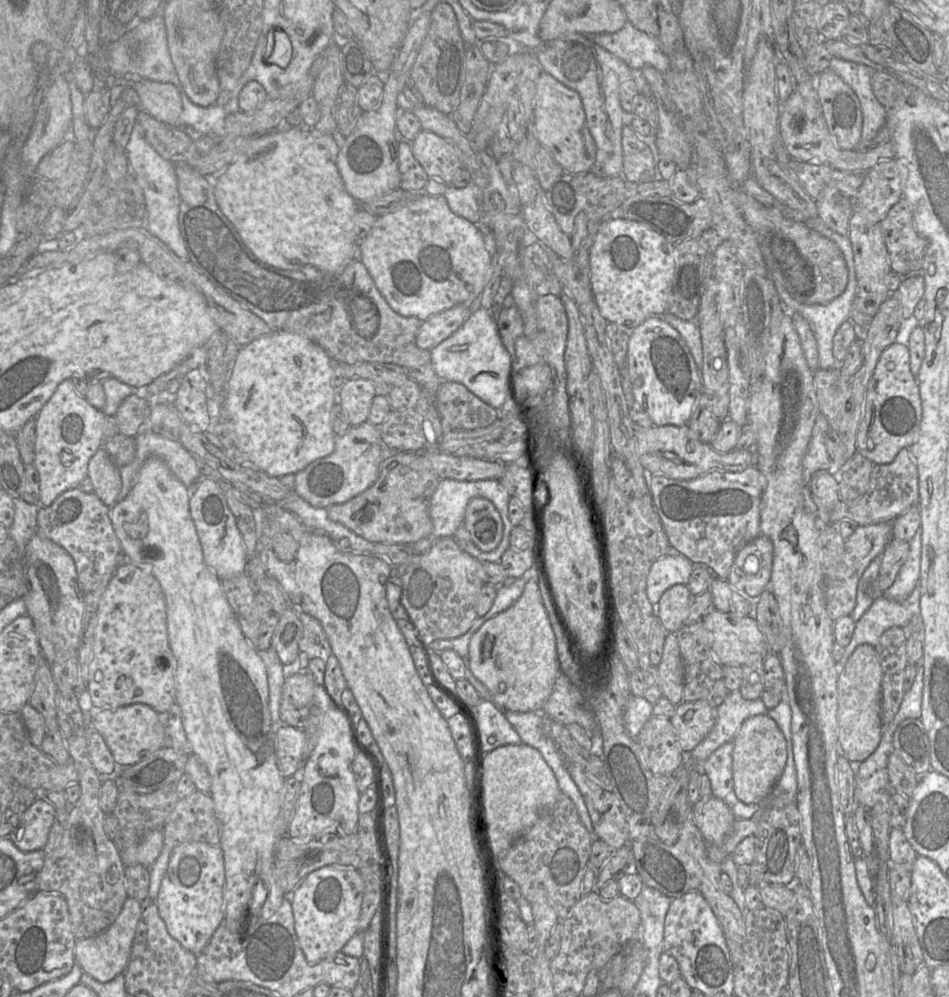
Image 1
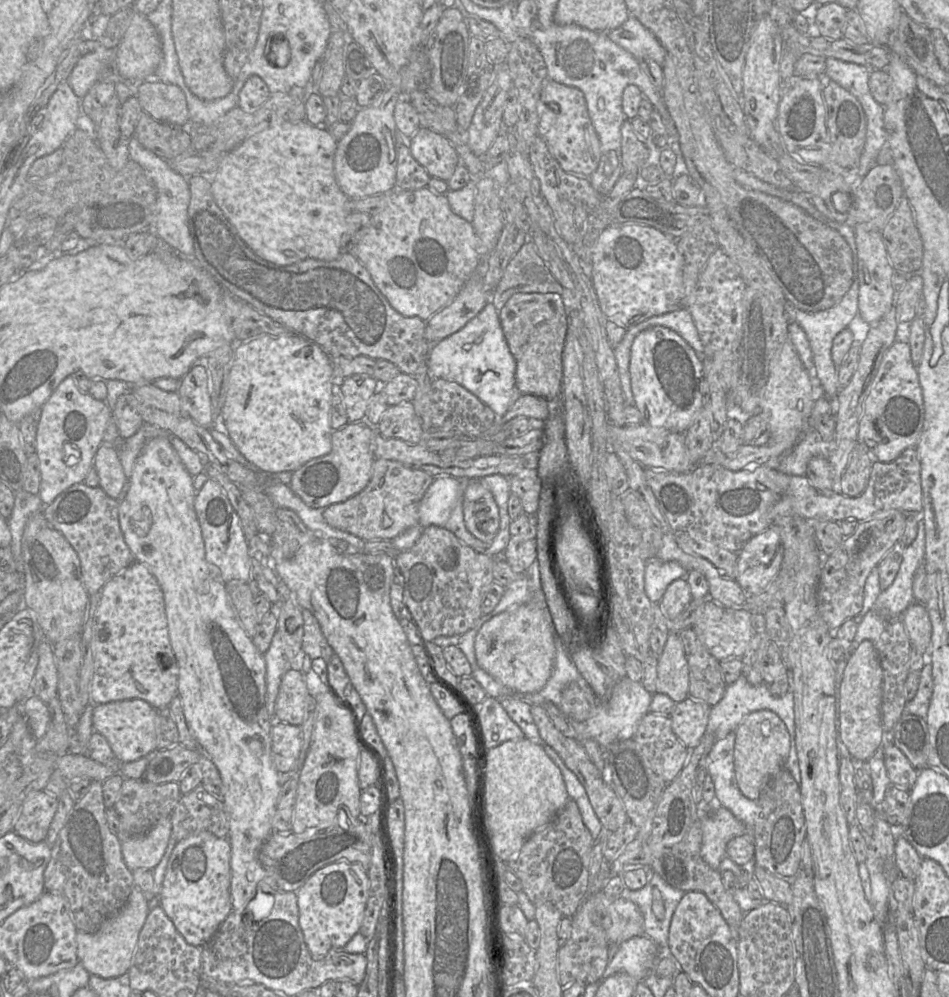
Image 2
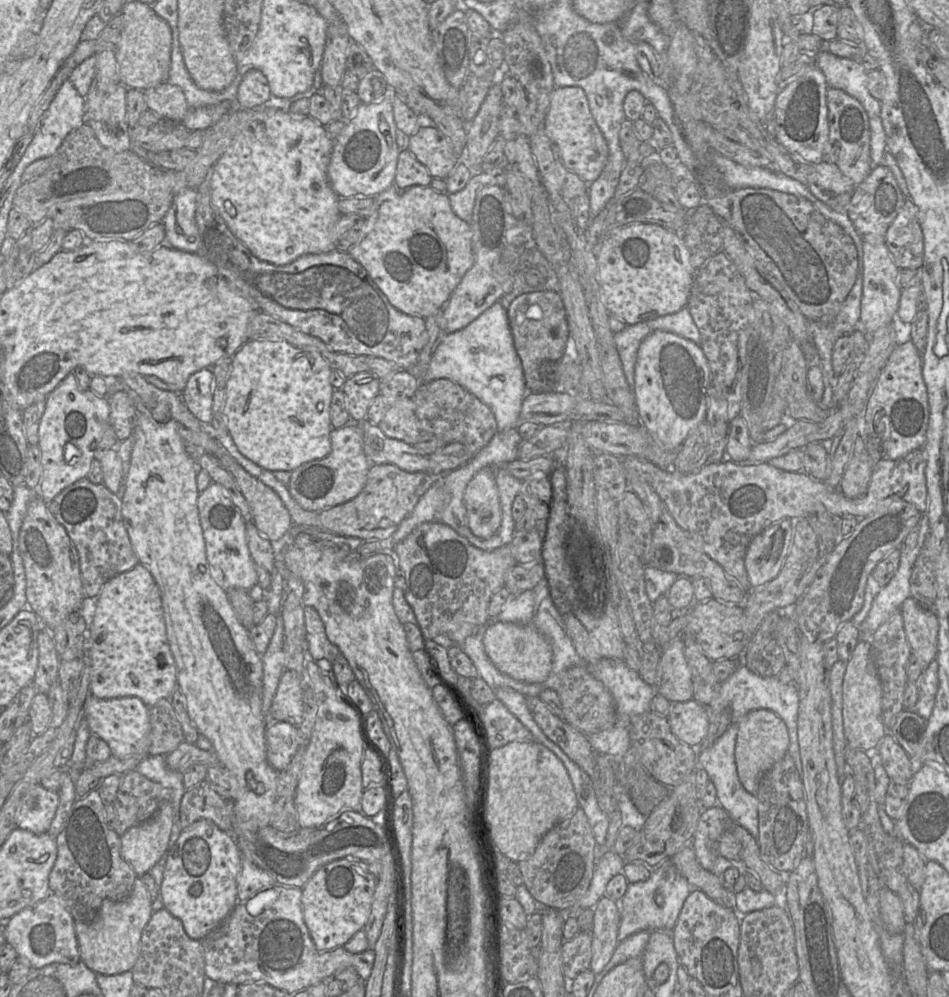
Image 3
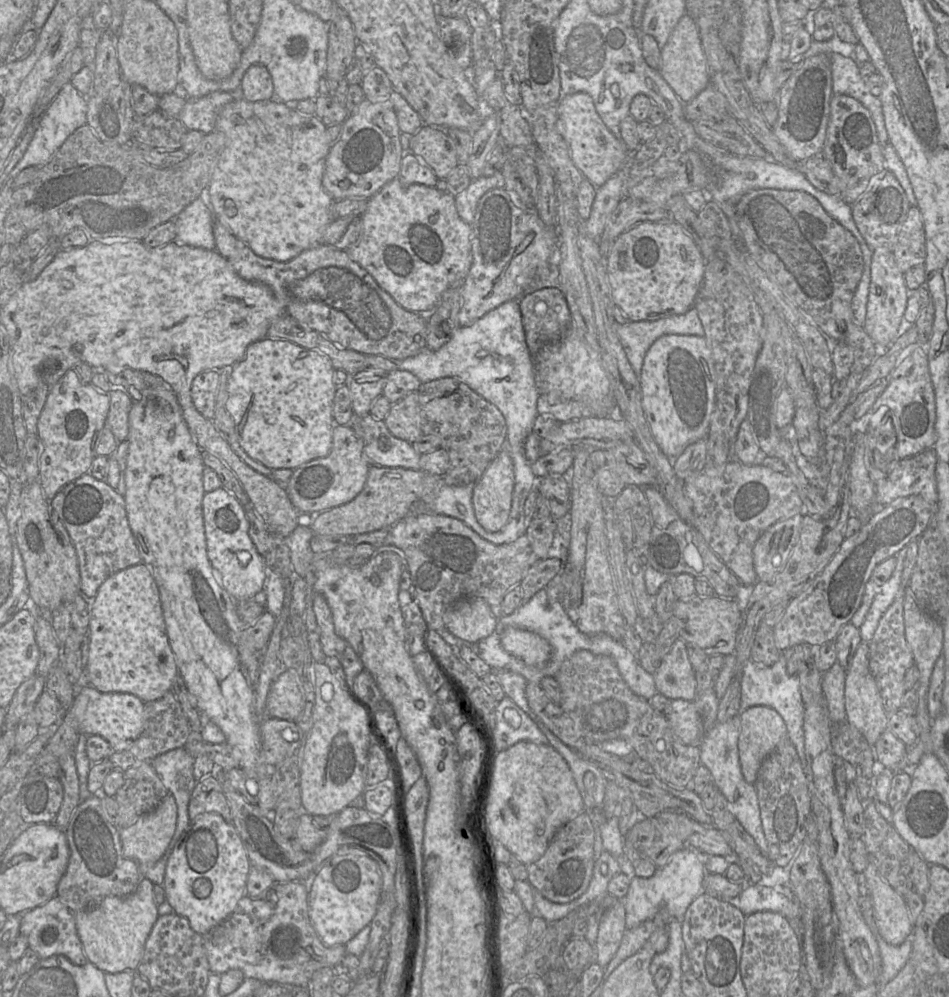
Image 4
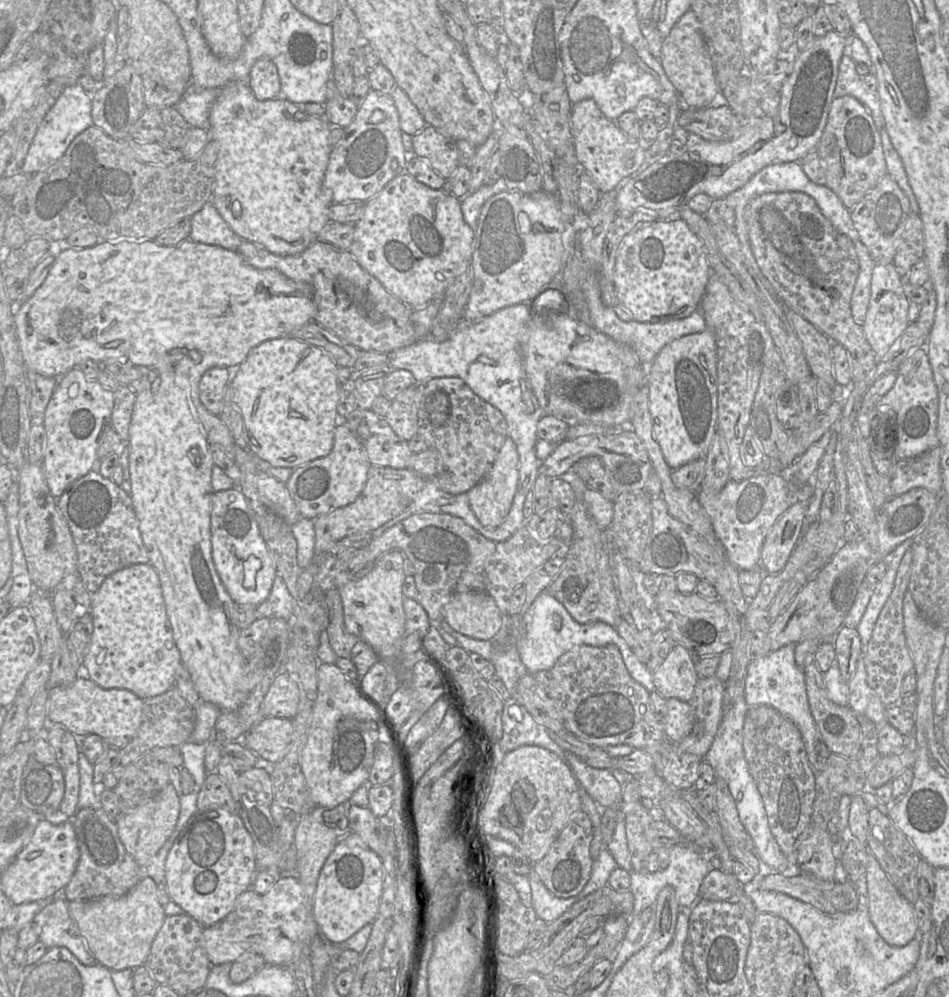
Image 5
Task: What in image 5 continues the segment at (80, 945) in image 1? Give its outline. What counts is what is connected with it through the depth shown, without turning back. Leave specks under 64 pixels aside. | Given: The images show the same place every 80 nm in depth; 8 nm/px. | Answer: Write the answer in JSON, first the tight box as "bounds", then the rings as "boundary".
{"bounds":[68,877,166,971],"boundary":[[[150,877],[141,878],[137,885],[124,895],[71,901],[68,902],[68,907],[96,964],[111,971],[134,970],[143,965],[166,918],[164,906],[158,899],[157,884]]]}

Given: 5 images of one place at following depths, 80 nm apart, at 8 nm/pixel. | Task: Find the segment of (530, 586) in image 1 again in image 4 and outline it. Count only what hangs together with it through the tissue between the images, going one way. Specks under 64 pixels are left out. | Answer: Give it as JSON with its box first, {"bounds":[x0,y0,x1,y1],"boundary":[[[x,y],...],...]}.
{"bounds":[500,627,552,666],"boundary":[[[514,627],[500,634],[501,647],[529,666],[544,666],[552,655],[550,644],[538,634]]]}

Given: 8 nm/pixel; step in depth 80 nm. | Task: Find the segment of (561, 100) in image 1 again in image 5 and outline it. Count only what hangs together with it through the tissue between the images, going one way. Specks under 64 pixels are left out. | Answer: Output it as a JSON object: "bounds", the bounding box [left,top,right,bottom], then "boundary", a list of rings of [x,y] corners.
{"bounds":[571,99,646,194],"boundary":[[[592,99],[574,103],[571,108],[571,134],[578,162],[587,171],[601,194],[617,189],[645,165],[646,144],[629,138],[615,123],[606,118]]]}

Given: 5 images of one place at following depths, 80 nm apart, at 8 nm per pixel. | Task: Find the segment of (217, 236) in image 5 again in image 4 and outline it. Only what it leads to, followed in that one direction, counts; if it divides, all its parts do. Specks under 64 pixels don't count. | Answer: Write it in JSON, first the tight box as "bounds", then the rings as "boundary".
{"bounds":[174,191,215,250],"boundary":[[[207,191],[186,206],[174,219],[177,230],[175,241],[191,247],[215,250],[214,220]]]}

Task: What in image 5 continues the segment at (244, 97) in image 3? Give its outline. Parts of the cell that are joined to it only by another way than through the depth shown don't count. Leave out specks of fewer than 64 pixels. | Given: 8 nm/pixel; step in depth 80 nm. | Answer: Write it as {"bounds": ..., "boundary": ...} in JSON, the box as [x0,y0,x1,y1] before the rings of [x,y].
{"bounds":[246,58,281,101],"boundary":[[[260,58],[253,64],[246,82],[260,101],[275,99],[281,92],[277,67],[268,58]]]}

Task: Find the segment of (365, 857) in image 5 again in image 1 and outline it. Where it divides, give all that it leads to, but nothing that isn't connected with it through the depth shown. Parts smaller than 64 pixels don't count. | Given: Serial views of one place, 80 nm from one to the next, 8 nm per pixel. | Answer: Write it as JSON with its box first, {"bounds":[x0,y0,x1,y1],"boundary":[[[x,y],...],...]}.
{"bounds":[289,864,363,964],"boundary":[[[331,864],[309,873],[289,895],[295,932],[308,963],[316,964],[341,951],[345,944],[358,933],[363,893],[363,879],[355,867]]]}

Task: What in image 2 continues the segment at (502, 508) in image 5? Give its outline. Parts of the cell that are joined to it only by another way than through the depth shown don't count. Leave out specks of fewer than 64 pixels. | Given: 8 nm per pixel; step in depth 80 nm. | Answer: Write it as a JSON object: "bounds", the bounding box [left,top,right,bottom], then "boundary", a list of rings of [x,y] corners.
{"bounds":[463,479,500,542],"boundary":[[[479,479],[466,483],[463,518],[468,531],[483,542],[491,542],[498,533],[500,525],[498,506],[492,493]]]}

